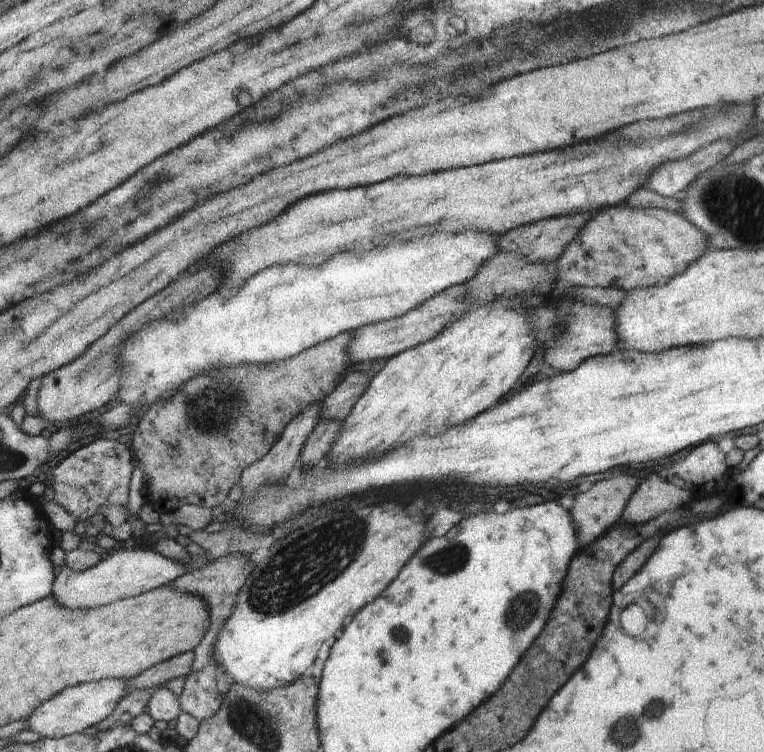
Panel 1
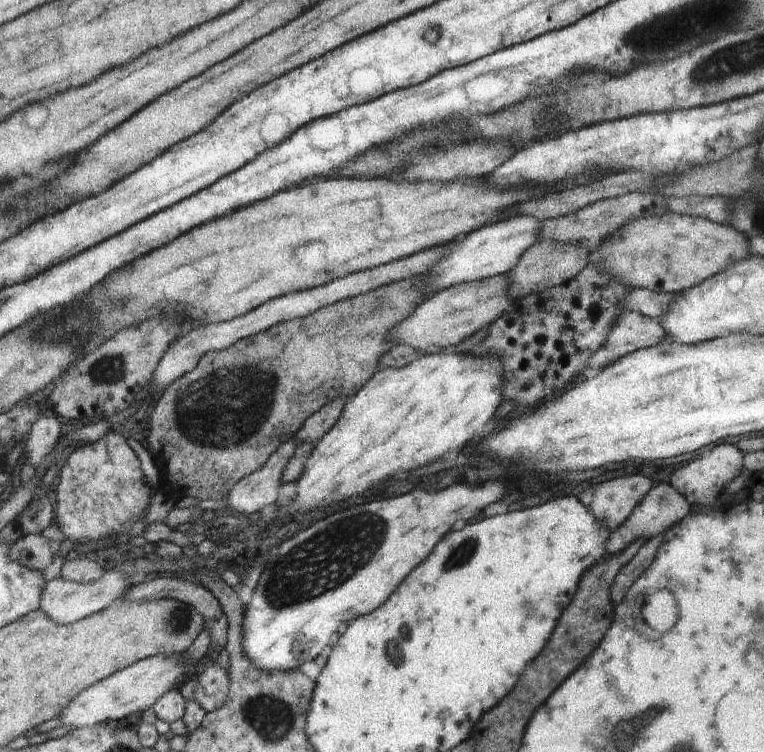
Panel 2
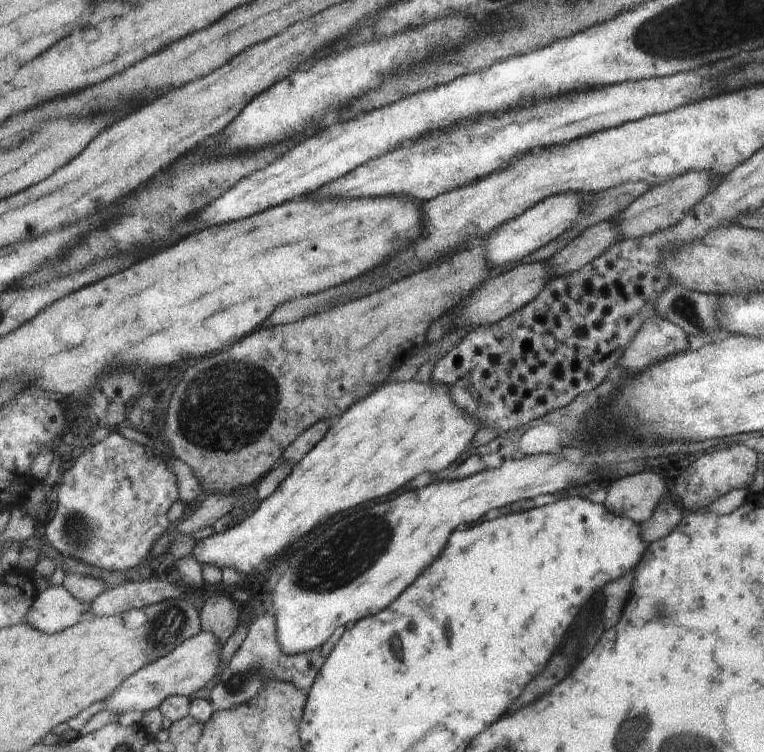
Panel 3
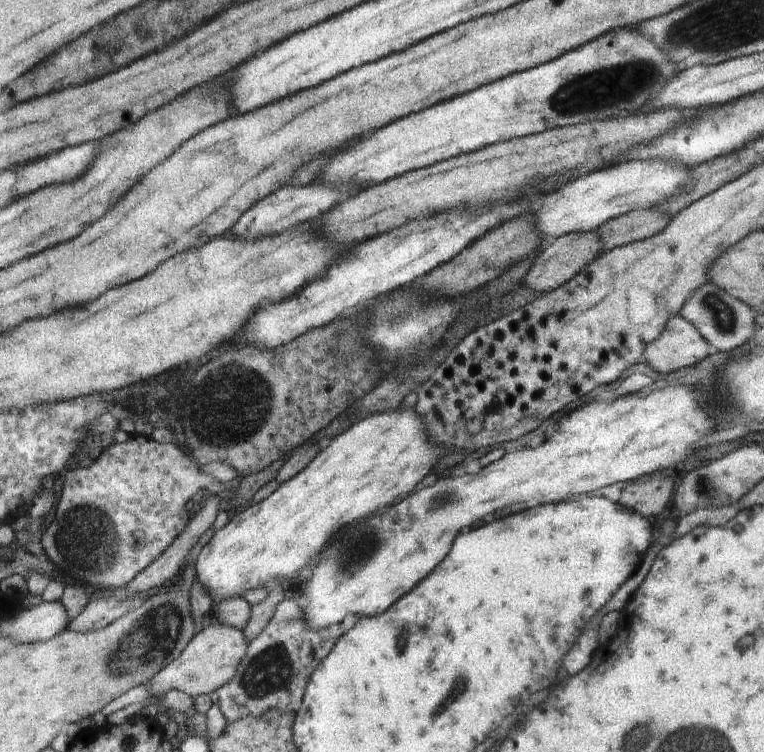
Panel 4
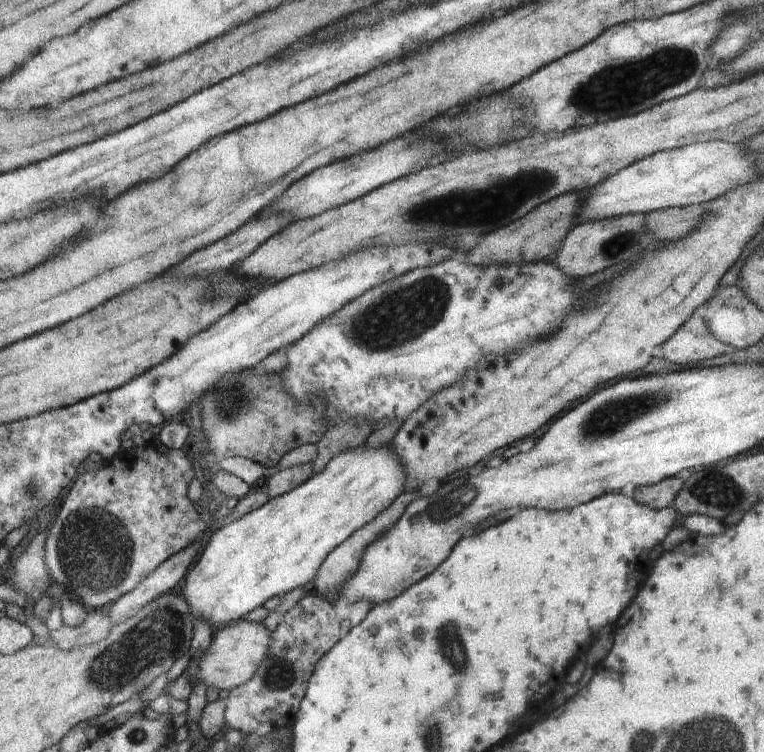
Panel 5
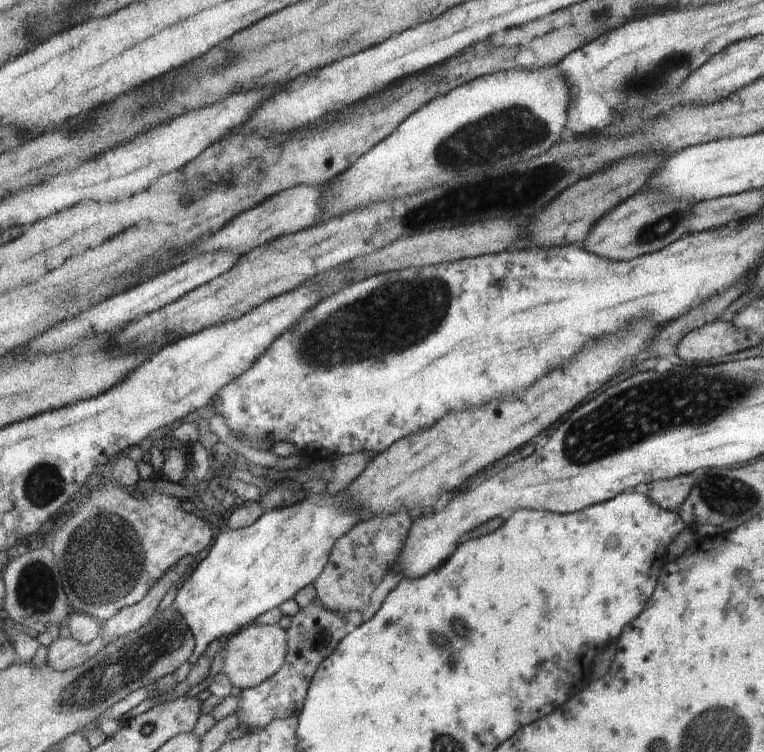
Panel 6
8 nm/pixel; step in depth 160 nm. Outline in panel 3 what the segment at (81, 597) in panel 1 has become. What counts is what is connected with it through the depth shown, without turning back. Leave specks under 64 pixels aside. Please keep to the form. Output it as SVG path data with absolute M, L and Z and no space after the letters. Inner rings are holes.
M63 585L49 586L38 595L38 602L33 602L22 623L42 630L44 634L54 634L80 622L88 610L89 605L70 594Z

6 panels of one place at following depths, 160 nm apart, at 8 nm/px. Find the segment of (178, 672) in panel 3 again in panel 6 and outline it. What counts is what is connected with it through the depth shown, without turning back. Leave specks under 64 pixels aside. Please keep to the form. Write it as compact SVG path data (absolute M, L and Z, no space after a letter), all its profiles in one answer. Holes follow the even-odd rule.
M258 622L248 625L245 629L233 634L224 641L226 659L221 672L225 672L233 686L249 689L261 684L276 674L285 664L289 652L288 630L280 625L262 625Z

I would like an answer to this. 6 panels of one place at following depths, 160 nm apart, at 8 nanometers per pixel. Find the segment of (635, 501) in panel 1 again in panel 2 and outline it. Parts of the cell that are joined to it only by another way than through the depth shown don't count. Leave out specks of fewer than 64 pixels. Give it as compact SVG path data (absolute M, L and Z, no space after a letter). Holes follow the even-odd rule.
M658 484L650 489L641 500L640 505L633 510L628 521L614 529L609 538L609 552L618 555L624 549L636 542L638 539L650 539L663 535L666 530L676 523L684 520L687 514L692 510L689 502L683 494L680 494L673 486L668 484Z

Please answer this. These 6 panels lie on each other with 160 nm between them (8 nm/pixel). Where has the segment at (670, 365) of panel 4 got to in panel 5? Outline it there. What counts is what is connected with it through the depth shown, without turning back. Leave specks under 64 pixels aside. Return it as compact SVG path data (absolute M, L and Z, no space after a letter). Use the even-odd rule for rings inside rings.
M694 314L662 346L663 358L680 364L696 365L698 360L732 352L732 346L716 339L705 320Z

